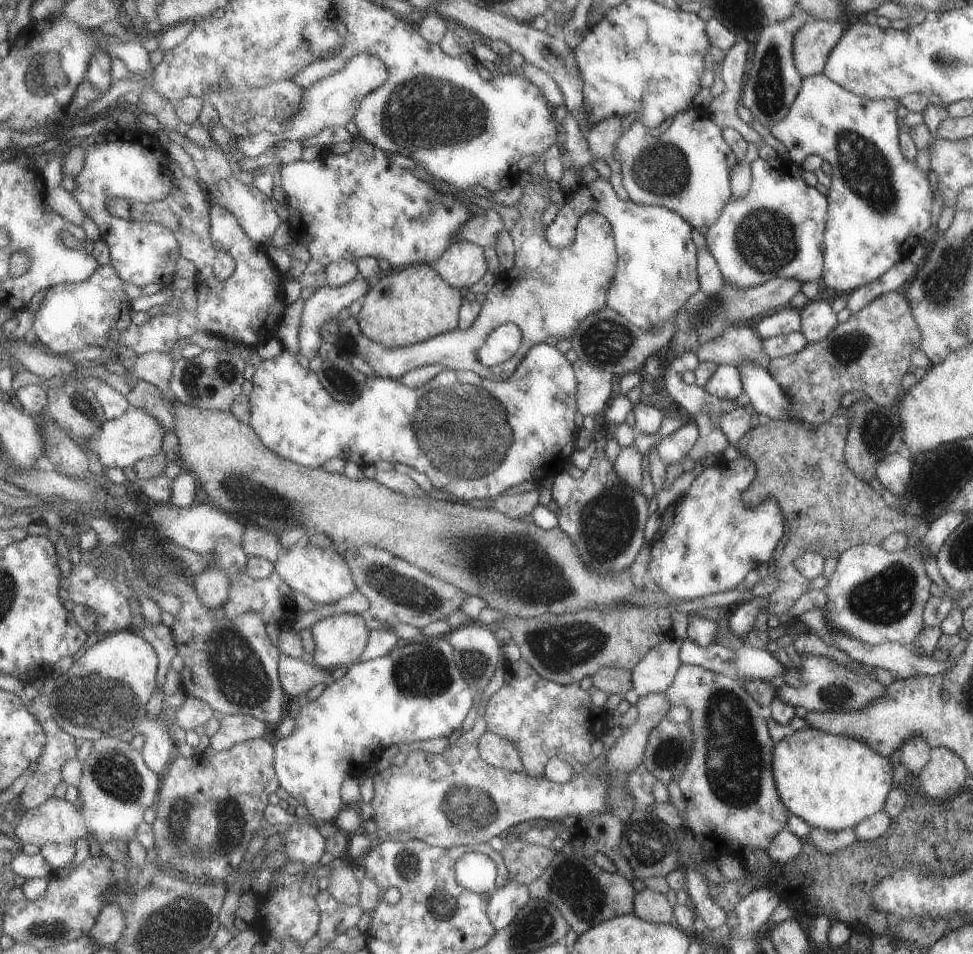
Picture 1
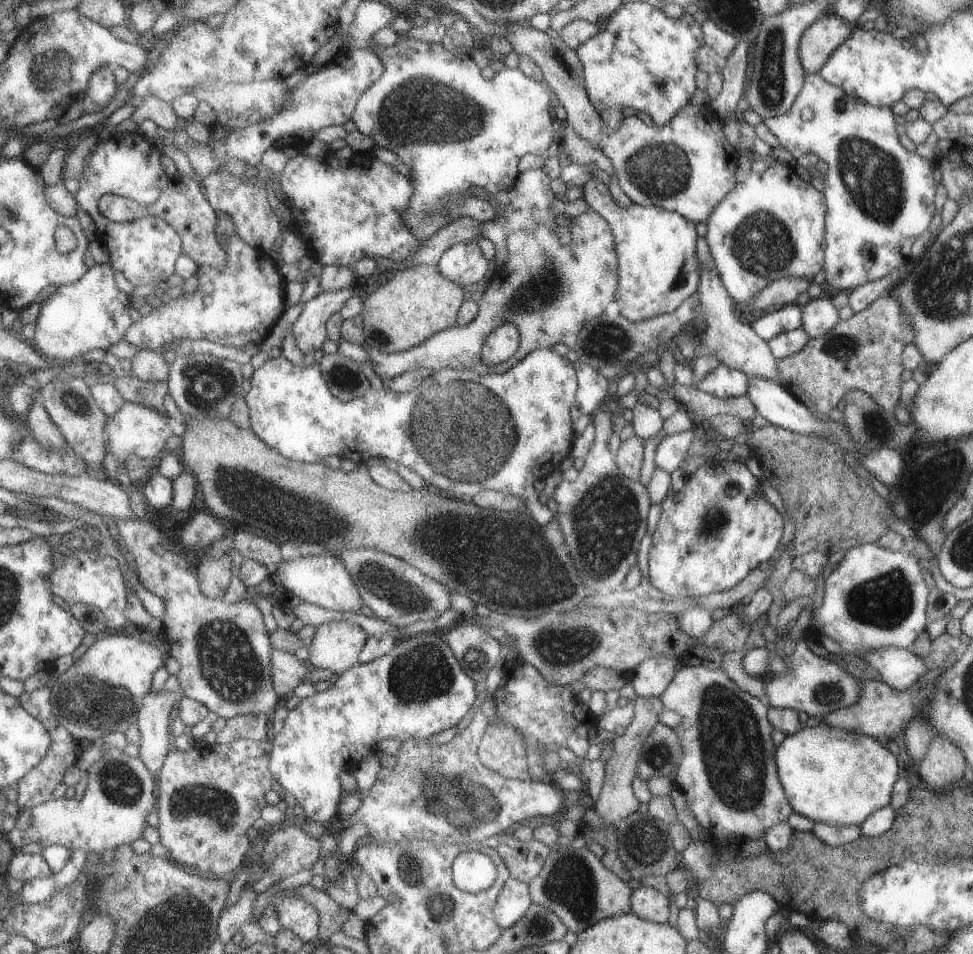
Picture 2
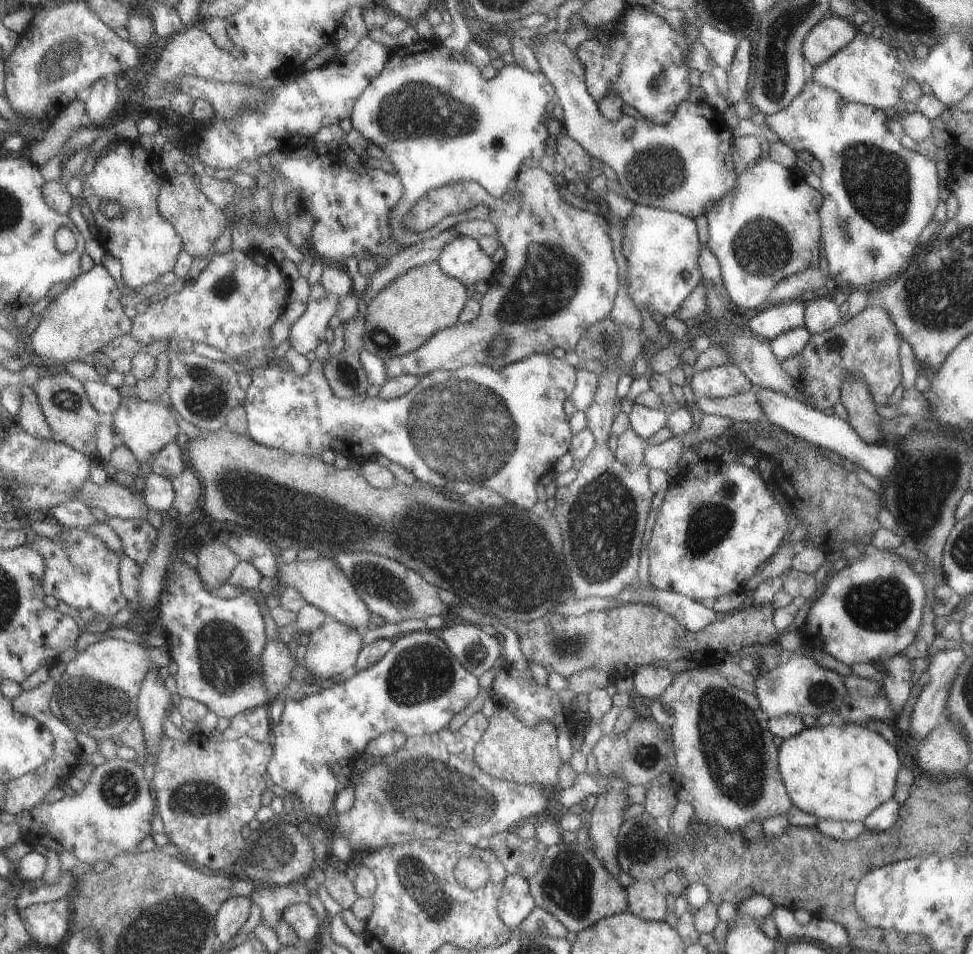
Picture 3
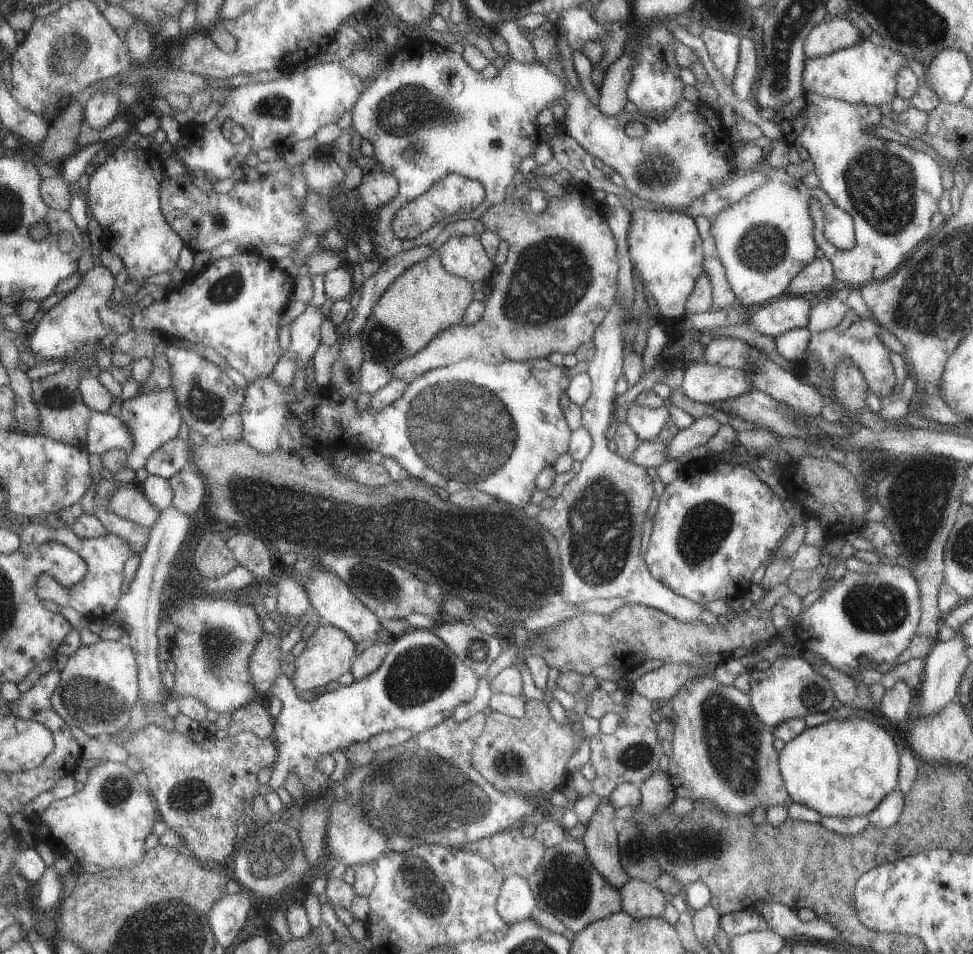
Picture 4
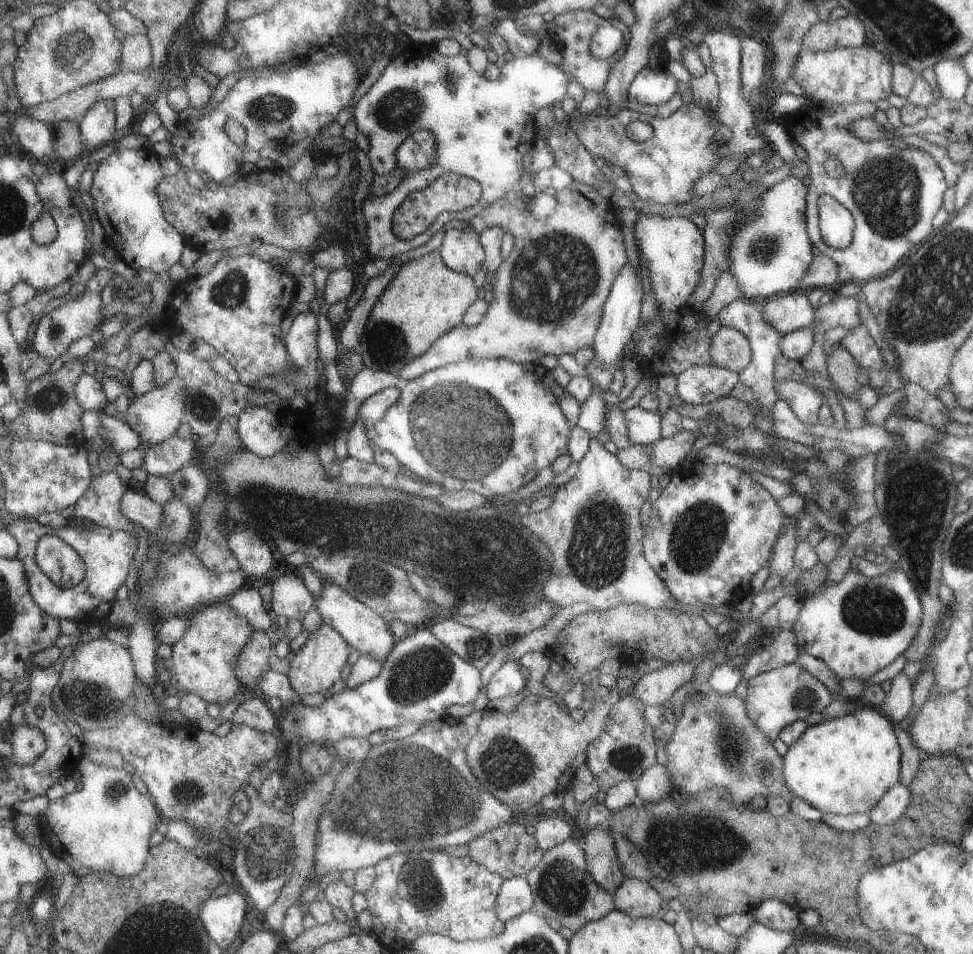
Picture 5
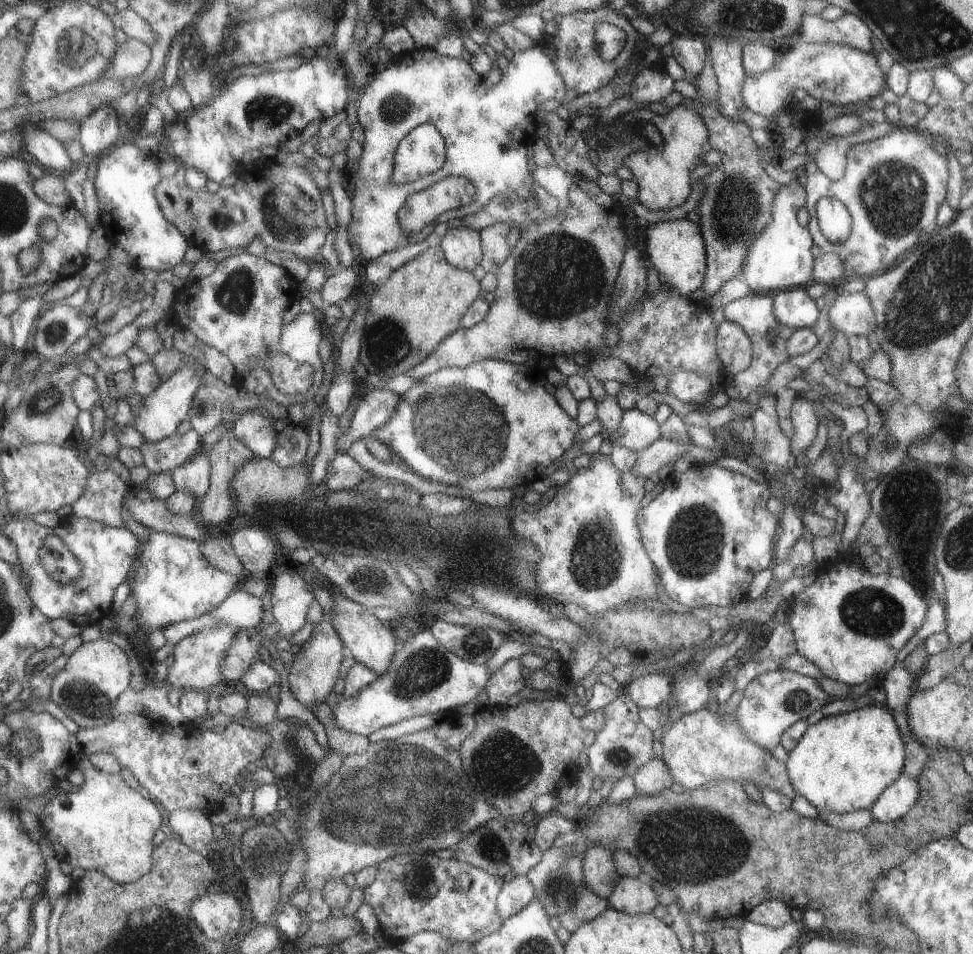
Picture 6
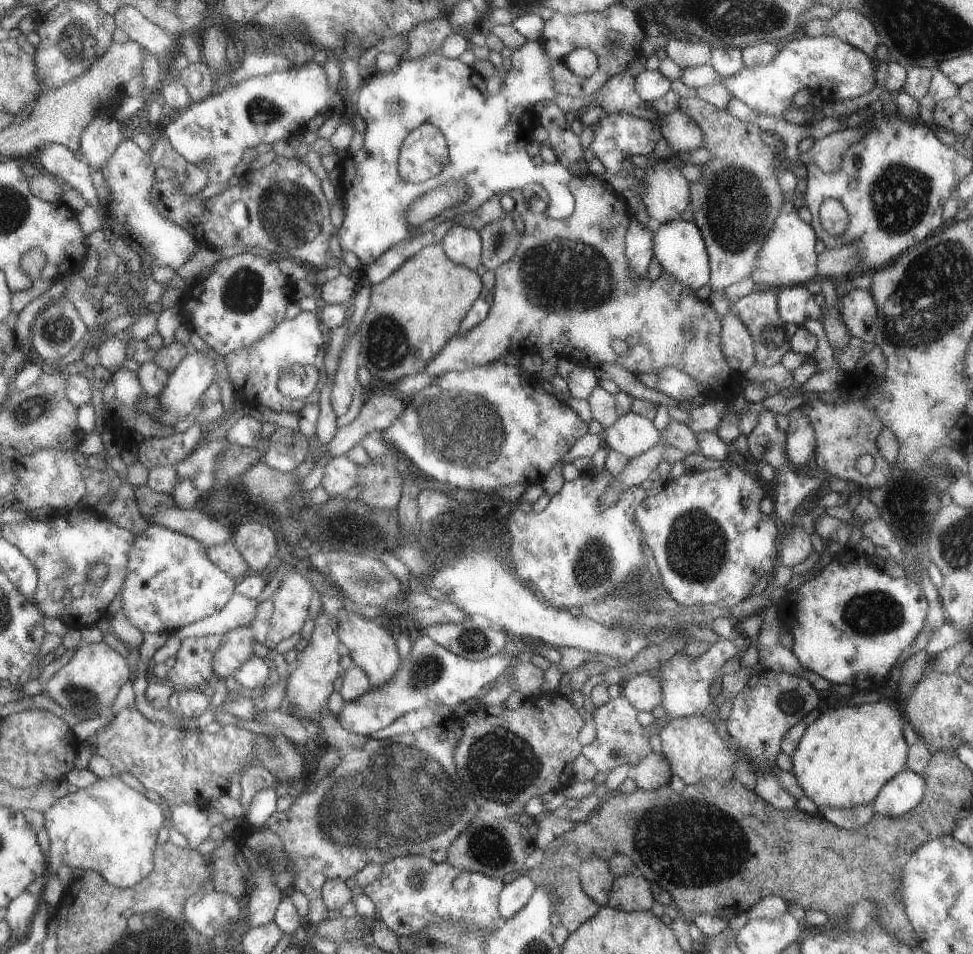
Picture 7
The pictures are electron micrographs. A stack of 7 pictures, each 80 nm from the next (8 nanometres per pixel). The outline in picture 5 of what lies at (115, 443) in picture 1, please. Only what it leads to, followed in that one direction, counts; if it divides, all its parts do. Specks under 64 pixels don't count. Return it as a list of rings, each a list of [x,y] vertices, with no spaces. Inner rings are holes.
[[[175,375],[171,382],[165,386],[155,387],[148,393],[142,395],[133,395],[126,411],[120,416],[123,420],[135,430],[139,435],[140,443],[137,448],[129,450],[129,452],[121,453],[121,464],[134,471],[144,466],[147,453],[158,444],[165,442],[167,439],[173,438],[175,432],[179,430],[181,423],[185,422],[186,415],[186,399],[187,389],[184,387],[184,379]]]

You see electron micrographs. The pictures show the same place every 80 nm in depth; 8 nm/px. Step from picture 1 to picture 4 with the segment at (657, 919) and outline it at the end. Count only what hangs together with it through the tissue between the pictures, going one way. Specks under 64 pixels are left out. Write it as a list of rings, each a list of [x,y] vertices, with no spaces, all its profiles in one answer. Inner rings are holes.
[[[627,879],[618,893],[620,910],[636,919],[659,917],[665,908],[664,894],[654,884],[639,879]]]

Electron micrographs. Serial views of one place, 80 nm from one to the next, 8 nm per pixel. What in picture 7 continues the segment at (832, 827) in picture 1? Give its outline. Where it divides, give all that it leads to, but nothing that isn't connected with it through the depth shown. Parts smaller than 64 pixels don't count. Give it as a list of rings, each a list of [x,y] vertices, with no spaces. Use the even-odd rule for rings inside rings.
[[[878,700],[875,703],[862,703],[860,706],[831,708],[821,713],[798,740],[795,750],[790,754],[791,772],[801,792],[817,808],[829,807],[849,809],[870,805],[879,789],[904,768],[907,745],[902,735],[903,713],[900,704]]]

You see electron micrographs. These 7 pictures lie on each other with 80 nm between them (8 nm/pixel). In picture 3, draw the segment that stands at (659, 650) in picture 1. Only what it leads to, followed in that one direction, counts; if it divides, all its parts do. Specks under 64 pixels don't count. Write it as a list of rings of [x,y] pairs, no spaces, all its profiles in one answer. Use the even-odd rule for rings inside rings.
[[[653,662],[645,663],[635,669],[632,693],[641,699],[657,700],[674,676],[667,667],[654,666]]]

